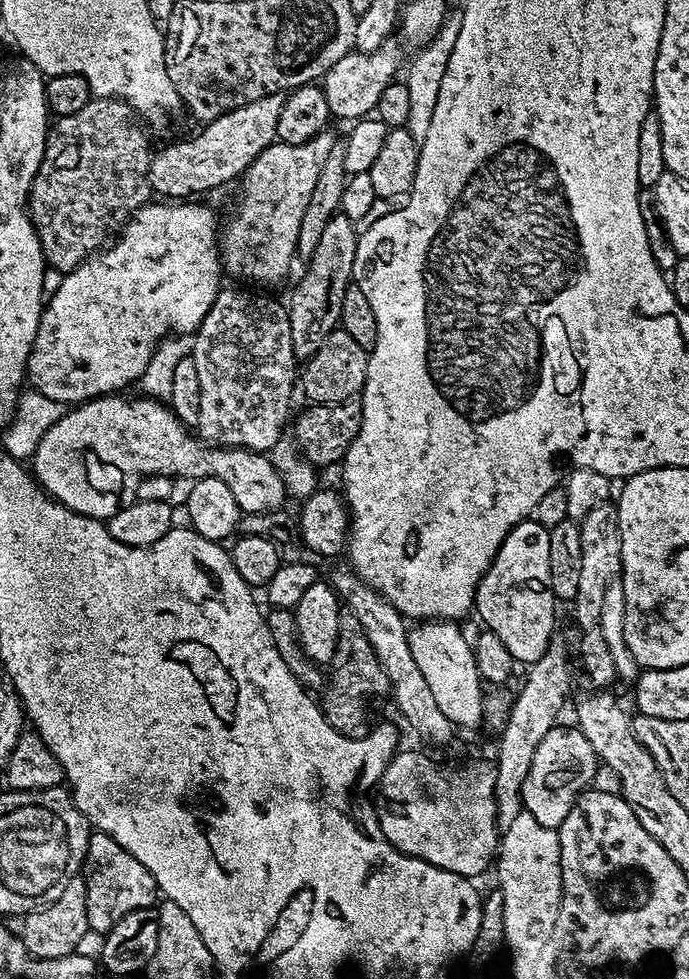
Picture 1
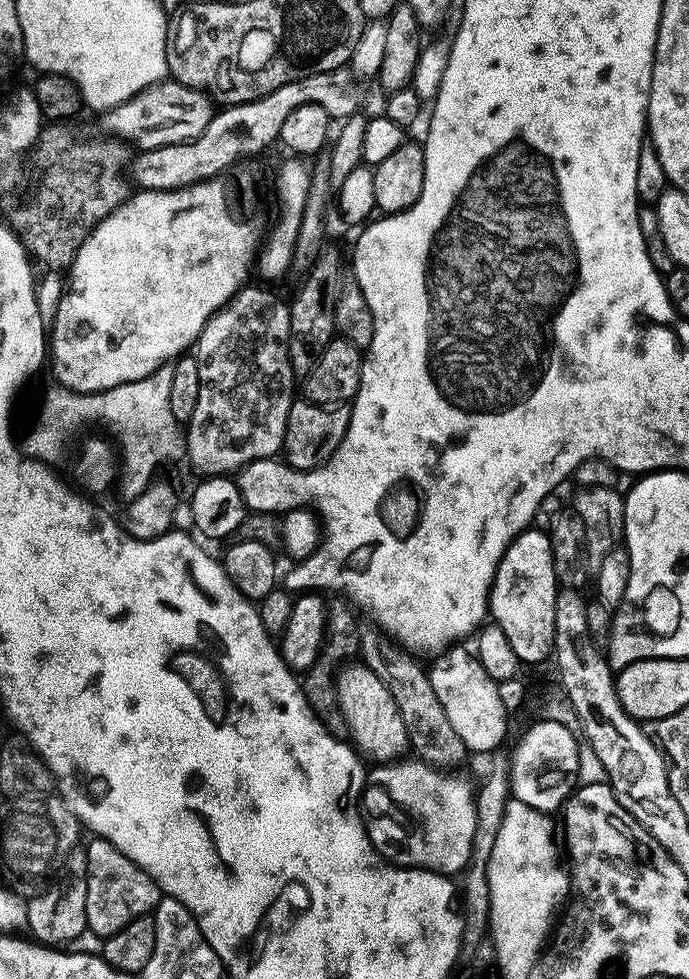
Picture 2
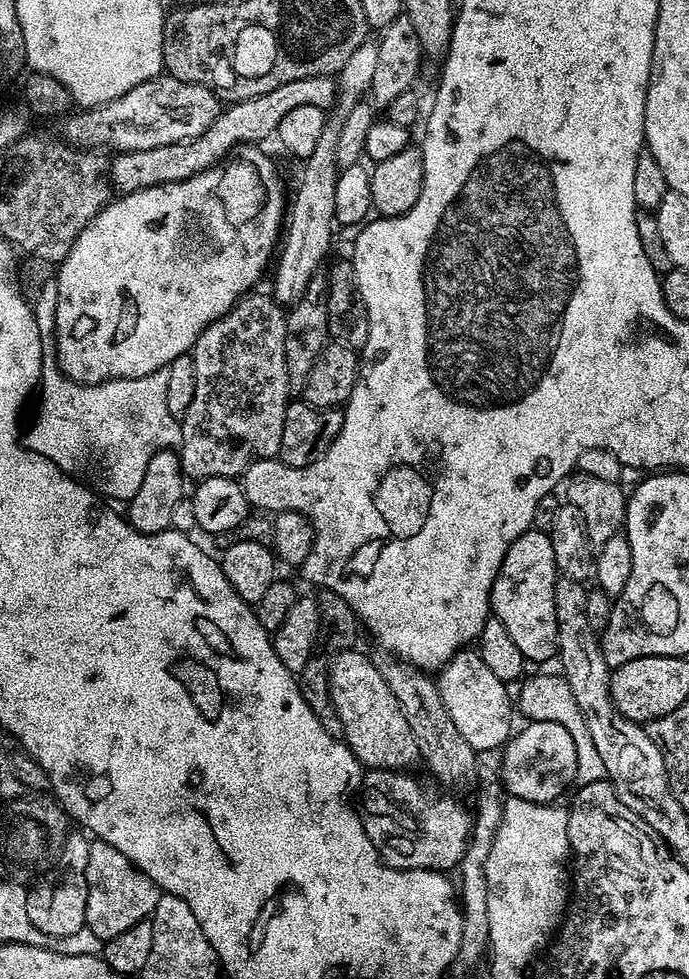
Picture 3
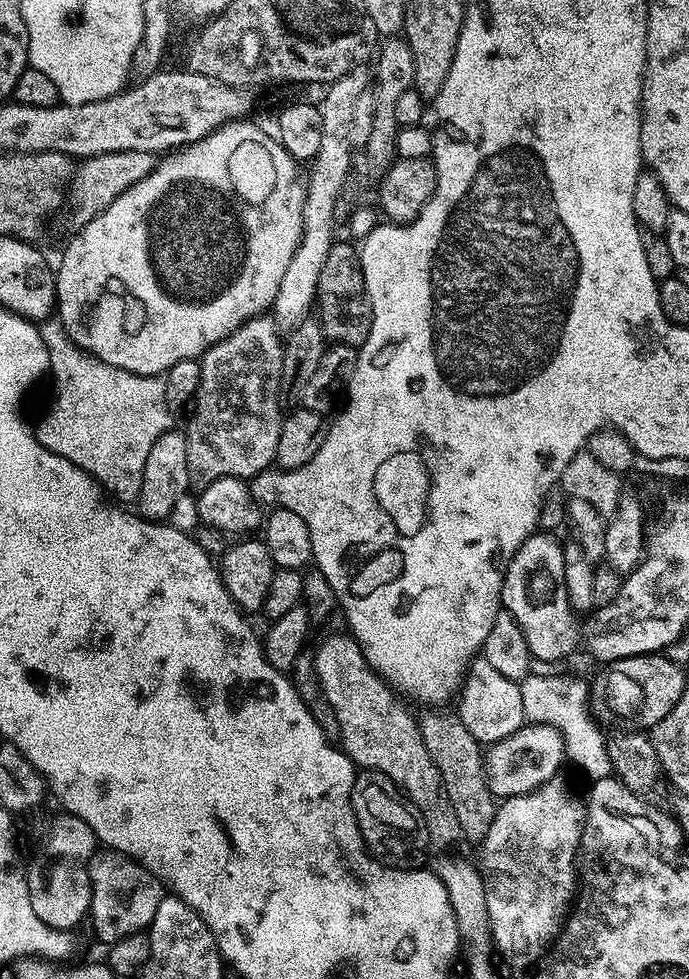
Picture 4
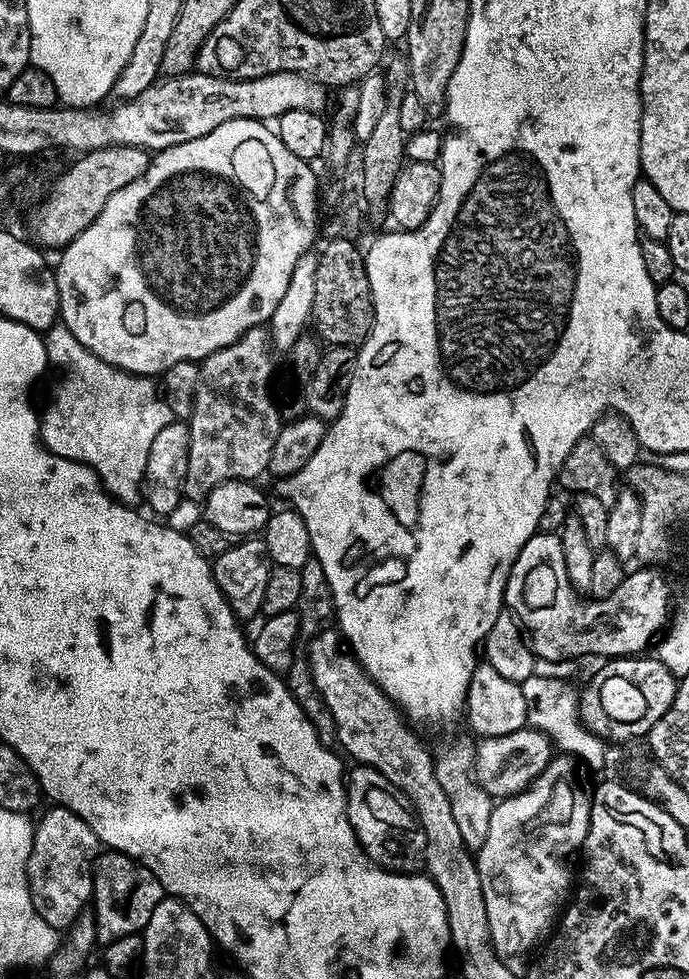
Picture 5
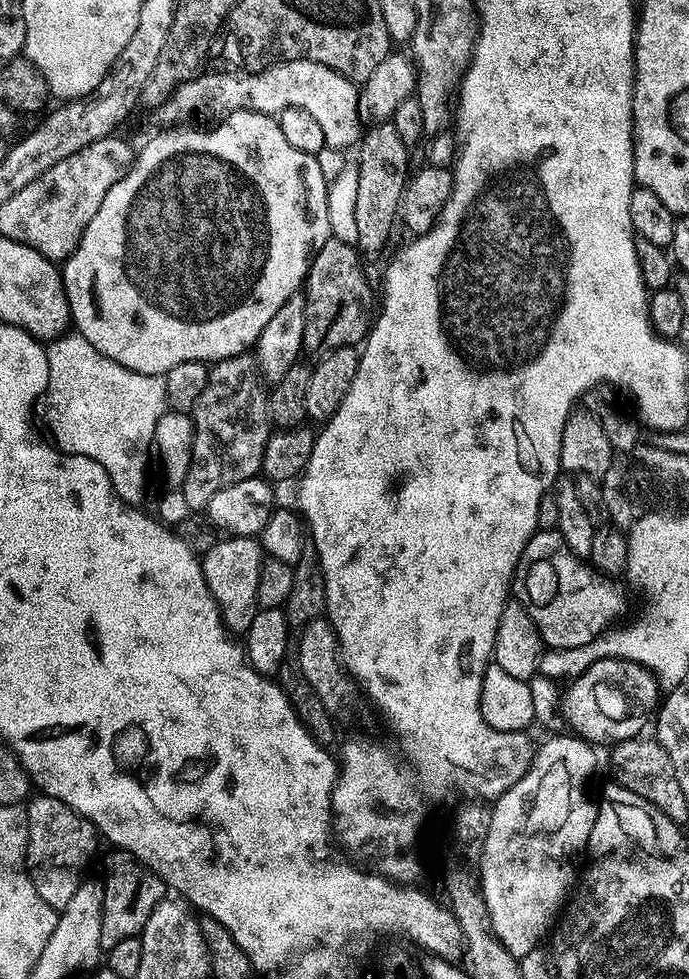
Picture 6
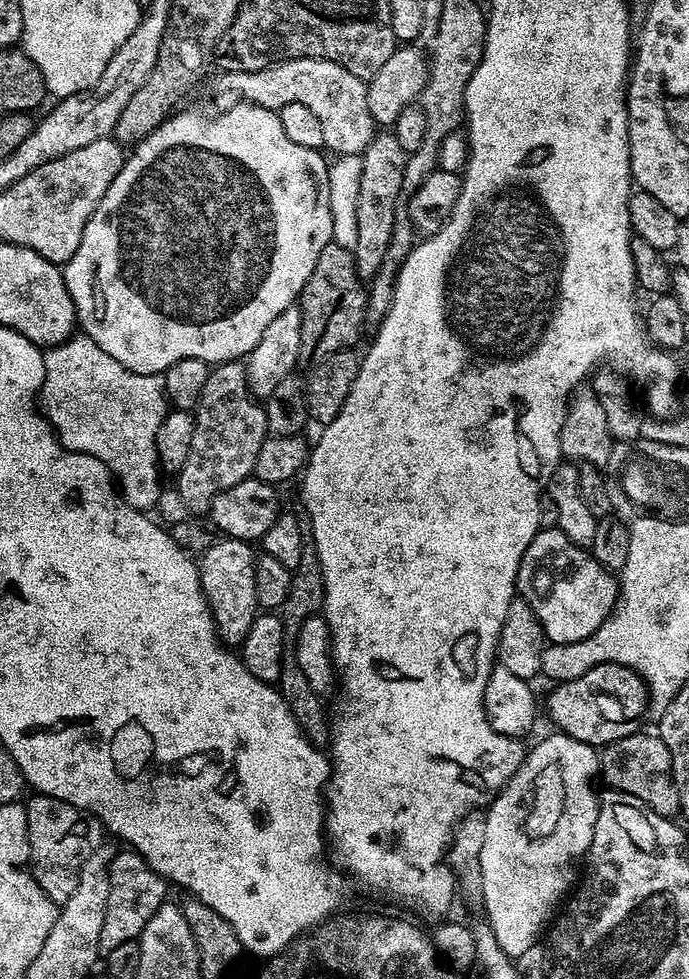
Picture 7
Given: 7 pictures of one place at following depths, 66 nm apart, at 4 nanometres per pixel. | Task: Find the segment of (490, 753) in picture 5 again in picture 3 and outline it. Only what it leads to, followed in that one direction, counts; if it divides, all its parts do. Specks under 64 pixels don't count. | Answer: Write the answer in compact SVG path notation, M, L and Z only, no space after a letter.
M531 721L524 726L525 728L521 732L519 729L502 748L503 760L500 774L503 779L503 791L509 797L529 800L535 804L551 804L559 801L561 799L559 796L567 790L568 783L571 785L576 779L574 740L567 733L565 726L560 726L558 722Z

